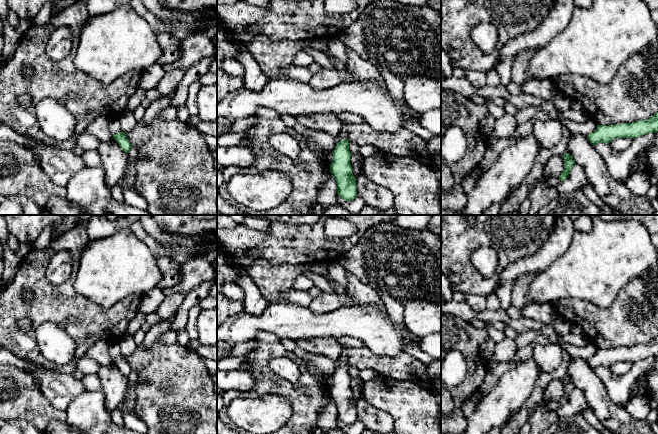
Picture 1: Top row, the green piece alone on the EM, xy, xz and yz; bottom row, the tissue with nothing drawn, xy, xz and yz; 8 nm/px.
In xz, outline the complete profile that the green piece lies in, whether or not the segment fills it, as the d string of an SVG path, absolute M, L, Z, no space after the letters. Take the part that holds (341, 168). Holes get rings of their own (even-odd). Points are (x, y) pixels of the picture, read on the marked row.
M349 140L339 141L332 154L333 162L330 164L330 172L336 180L337 194L345 201L352 201L357 197L357 188L350 163Z

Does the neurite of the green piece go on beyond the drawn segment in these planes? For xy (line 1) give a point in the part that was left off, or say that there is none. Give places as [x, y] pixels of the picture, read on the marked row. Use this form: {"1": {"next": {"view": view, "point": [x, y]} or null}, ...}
{"1": {"next": null}}

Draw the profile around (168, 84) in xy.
M179 68L169 69L166 71L164 77L157 85L157 90L162 94L173 94L178 86L180 77L185 74L186 71L182 71Z

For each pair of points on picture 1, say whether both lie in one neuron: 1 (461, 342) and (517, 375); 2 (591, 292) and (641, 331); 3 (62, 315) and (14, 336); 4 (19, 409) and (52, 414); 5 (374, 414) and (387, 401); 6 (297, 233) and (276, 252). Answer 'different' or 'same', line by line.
1: different
2: different
3: same
4: same
5: different
6: same

